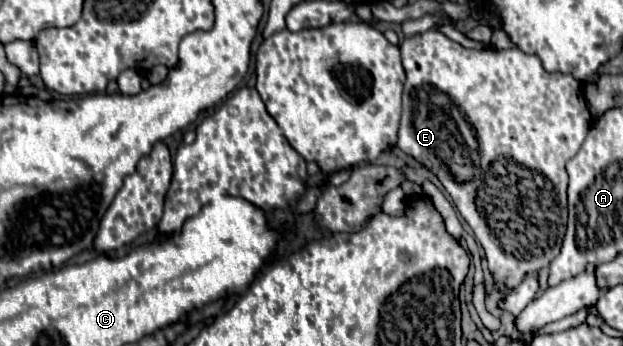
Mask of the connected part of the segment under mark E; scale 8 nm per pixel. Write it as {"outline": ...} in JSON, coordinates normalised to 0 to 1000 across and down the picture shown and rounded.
{"outline":[[[697,81],[687,92],[677,92],[677,98],[665,98],[658,110],[648,110],[648,121],[642,127],[642,150],[645,150],[645,191],[652,202],[652,243],[648,243],[648,272],[645,272],[645,353],[642,353],[642,382],[639,382],[642,387],[639,428],[648,445],[671,462],[674,474],[681,474],[684,486],[690,486],[700,503],[700,514],[709,526],[709,538],[726,566],[726,584],[732,590],[735,613],[745,624],[745,636],[761,665],[764,694],[774,705],[774,717],[780,728],[783,769],[793,792],[793,809],[803,821],[803,838],[812,844],[812,838],[825,832],[844,792],[864,786],[867,775],[880,769],[889,751],[889,740],[899,728],[902,688],[909,676],[909,630],[912,630],[912,607],[909,607],[912,503],[909,503],[905,474],[909,474],[909,462],[915,462],[928,439],[928,428],[934,422],[934,410],[950,364],[950,335],[947,335],[947,318],[944,318],[941,283],[937,283],[937,243],[931,231],[918,225],[915,214],[876,208],[870,197],[870,179],[864,173],[864,162],[841,156],[831,139],[793,145],[790,133],[783,133],[774,145],[751,145],[751,139],[738,133],[735,121],[726,121],[722,110],[716,110],[713,98],[706,98]]]}

